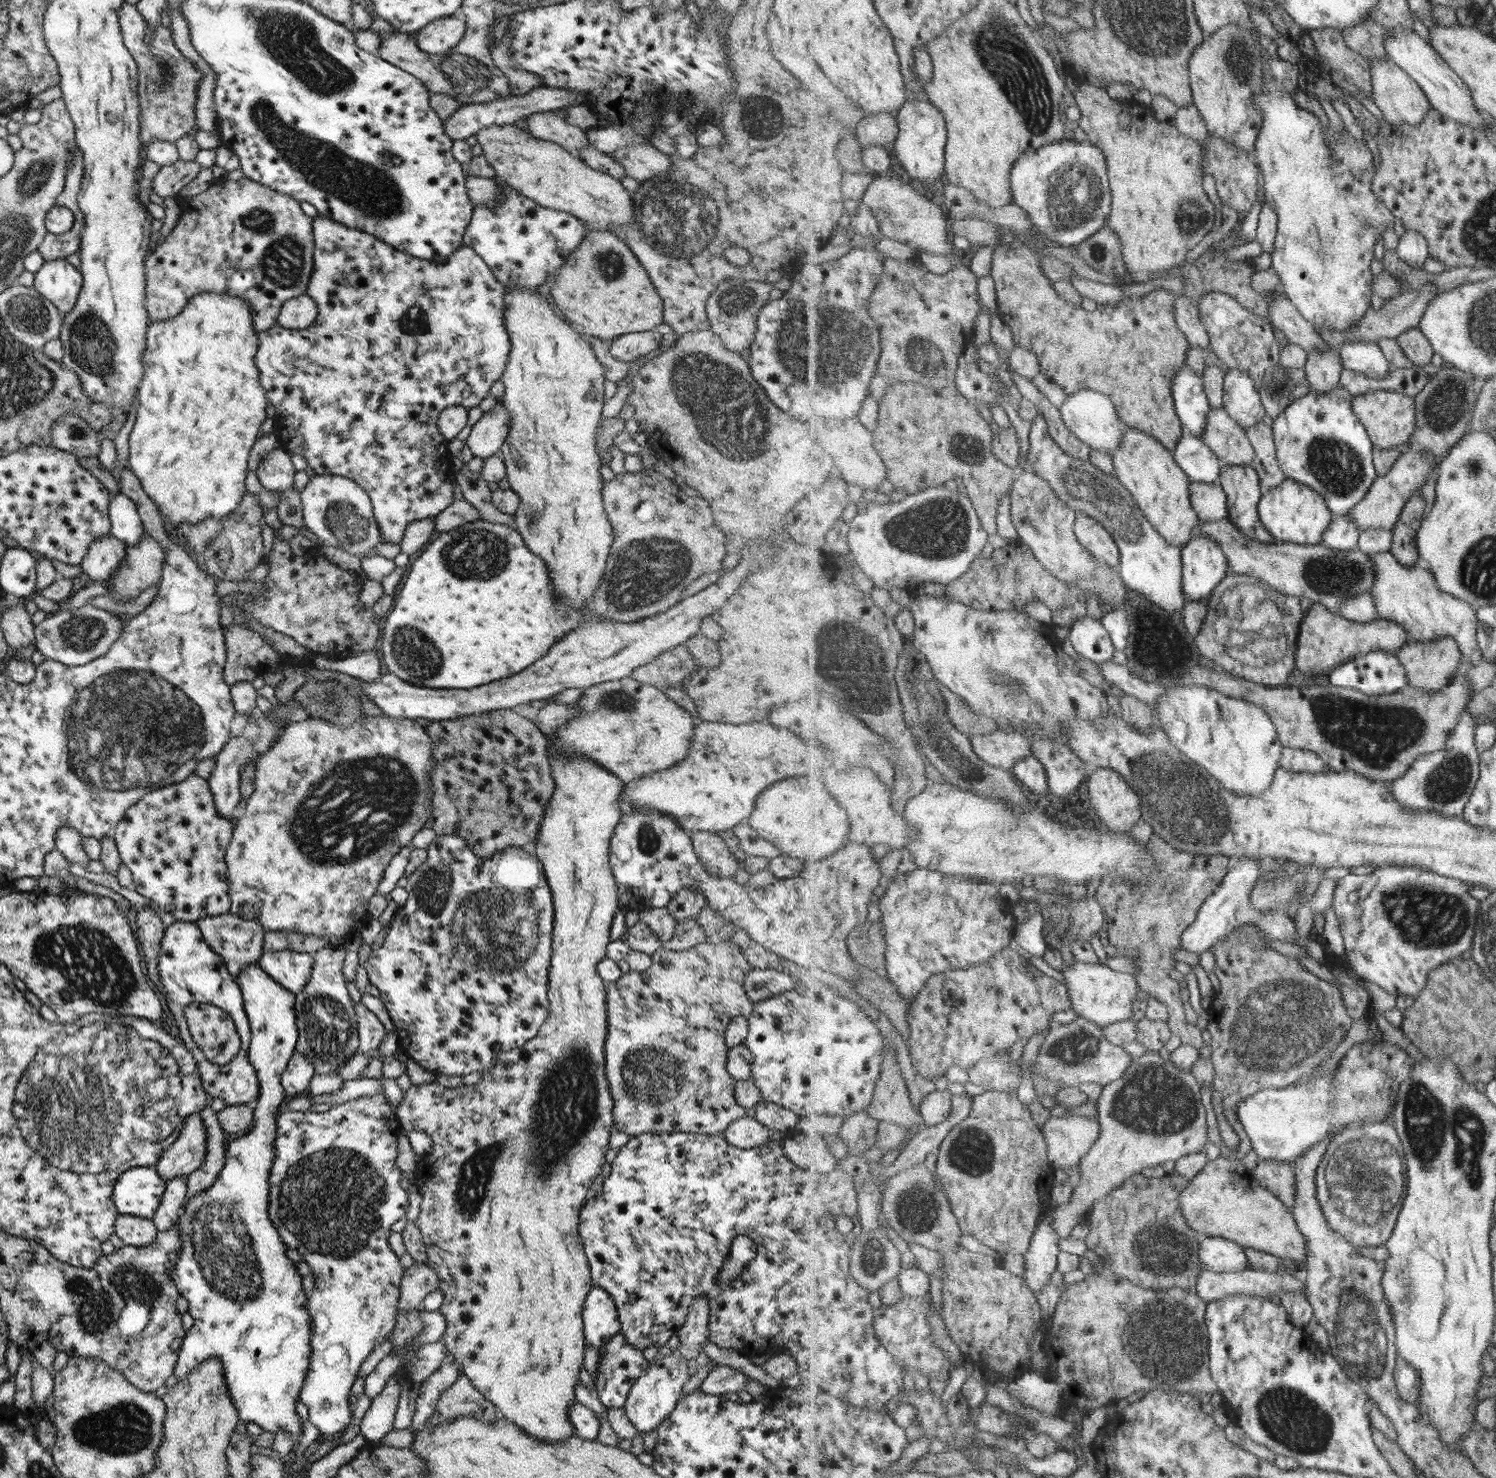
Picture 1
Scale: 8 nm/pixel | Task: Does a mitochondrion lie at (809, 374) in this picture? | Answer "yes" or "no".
yes

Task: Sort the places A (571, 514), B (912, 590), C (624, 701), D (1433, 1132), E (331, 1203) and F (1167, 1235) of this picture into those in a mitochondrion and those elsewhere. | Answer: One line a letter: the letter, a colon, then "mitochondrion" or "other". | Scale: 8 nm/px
A: other
B: other
C: mitochondrion
D: mitochondrion
E: mitochondrion
F: mitochondrion

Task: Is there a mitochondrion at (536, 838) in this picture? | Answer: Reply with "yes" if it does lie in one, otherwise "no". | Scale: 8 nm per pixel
no

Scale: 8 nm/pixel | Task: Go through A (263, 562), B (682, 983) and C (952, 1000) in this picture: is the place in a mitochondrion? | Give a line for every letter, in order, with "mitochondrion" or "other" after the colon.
A: other
B: other
C: mitochondrion

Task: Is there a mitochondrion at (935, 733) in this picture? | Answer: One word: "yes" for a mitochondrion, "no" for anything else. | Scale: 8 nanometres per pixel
yes

